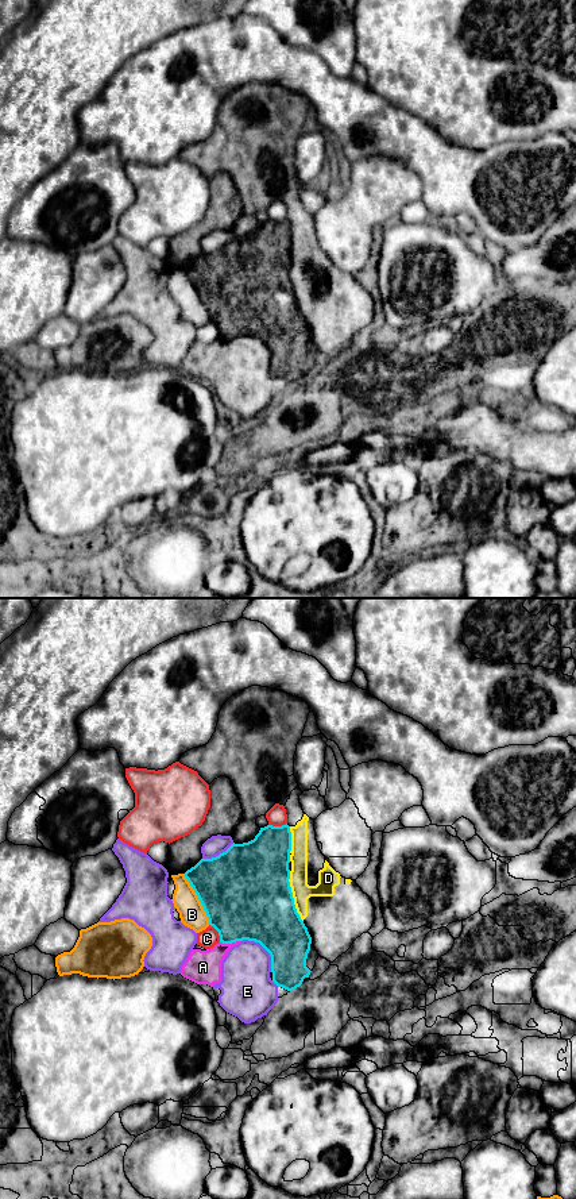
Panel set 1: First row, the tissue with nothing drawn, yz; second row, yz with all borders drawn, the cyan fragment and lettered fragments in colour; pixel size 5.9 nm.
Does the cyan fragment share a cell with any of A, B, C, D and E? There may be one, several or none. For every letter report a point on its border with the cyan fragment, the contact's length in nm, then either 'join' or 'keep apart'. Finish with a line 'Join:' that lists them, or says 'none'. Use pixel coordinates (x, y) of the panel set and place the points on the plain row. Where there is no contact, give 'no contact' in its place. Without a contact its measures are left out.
A: meets cyan in yz at (229, 338); contact 120 nm long; keep apart
B: meets cyan in yz at (198, 293); contact 340 nm long; keep apart
C: meets cyan in yz at (219, 328); contact 130 nm long; keep apart
D: meets cyan in yz at (292, 292); contact 320 nm long; keep apart
E: meets cyan in yz at (263, 342); contact 260 nm long; keep apart
Join: none

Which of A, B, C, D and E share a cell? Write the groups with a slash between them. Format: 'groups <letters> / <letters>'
groups A D E / B / C

